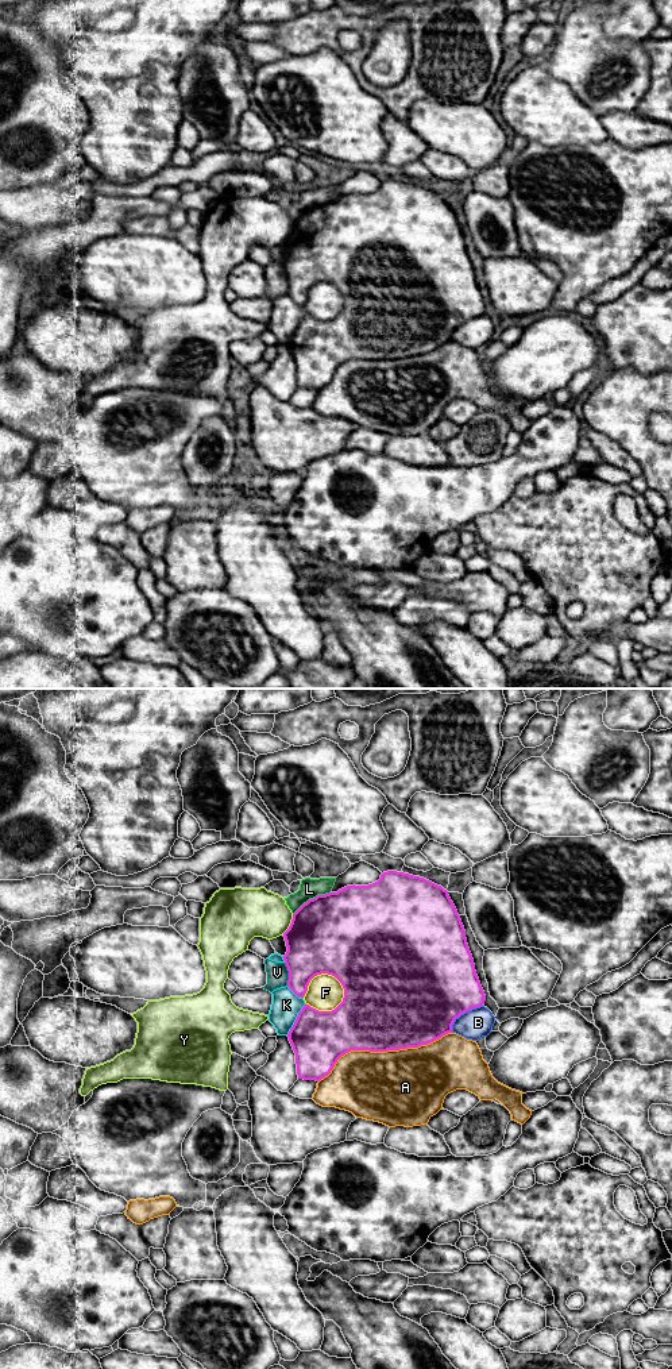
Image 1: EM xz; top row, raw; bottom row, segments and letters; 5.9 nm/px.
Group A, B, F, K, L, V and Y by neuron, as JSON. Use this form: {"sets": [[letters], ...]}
{"sets": [["A"], ["B"], ["F", "K", "V"], ["L"], ["Y"]]}

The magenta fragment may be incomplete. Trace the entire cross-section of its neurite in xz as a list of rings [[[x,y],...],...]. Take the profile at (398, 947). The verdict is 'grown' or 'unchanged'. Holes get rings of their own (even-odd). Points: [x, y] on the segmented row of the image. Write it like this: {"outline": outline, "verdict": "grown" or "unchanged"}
{"outline": [[[387,871],[381,879],[368,886],[347,886],[337,892],[317,895],[304,903],[294,914],[289,929],[283,933],[287,952],[283,956],[289,971],[287,987],[298,996],[304,998],[310,980],[321,973],[335,976],[344,988],[343,1002],[332,1011],[318,1011],[305,1004],[290,1029],[287,1037],[296,1053],[298,1079],[320,1081],[331,1073],[337,1060],[351,1050],[387,1052],[428,1045],[443,1036],[452,1033],[452,1025],[461,1014],[484,1004],[486,995],[475,971],[472,955],[470,952],[466,930],[460,915],[451,901],[448,891],[424,878],[403,872]]], "verdict": "unchanged"}

